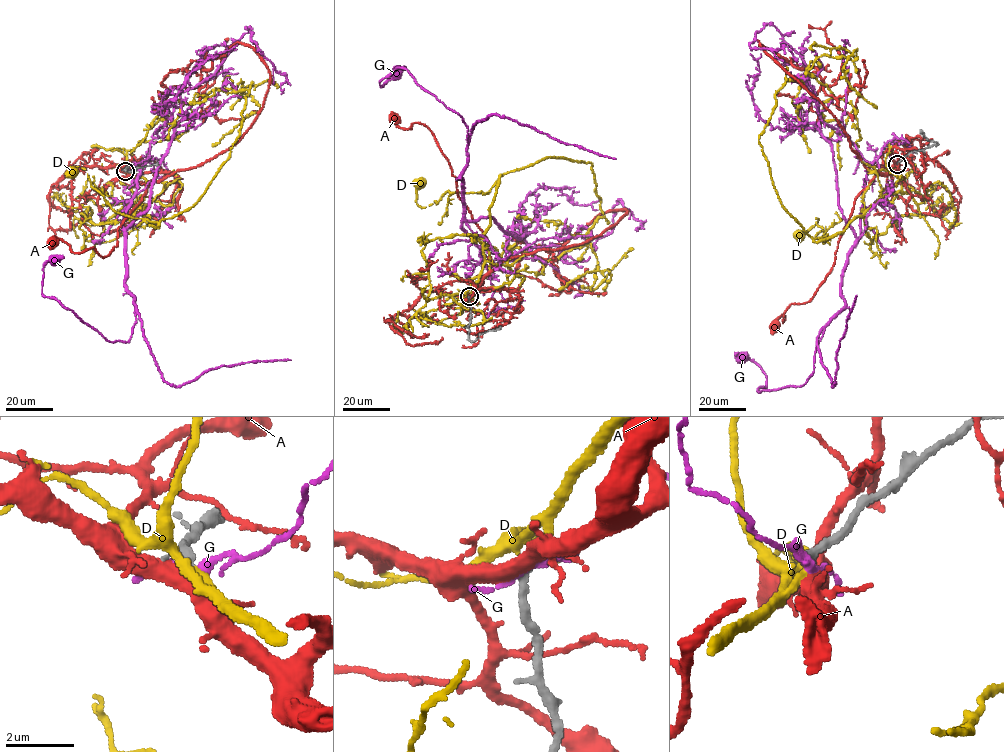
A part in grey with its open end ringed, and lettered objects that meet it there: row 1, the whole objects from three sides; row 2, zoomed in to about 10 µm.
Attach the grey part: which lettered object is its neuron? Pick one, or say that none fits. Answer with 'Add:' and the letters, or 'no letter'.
Add: D

